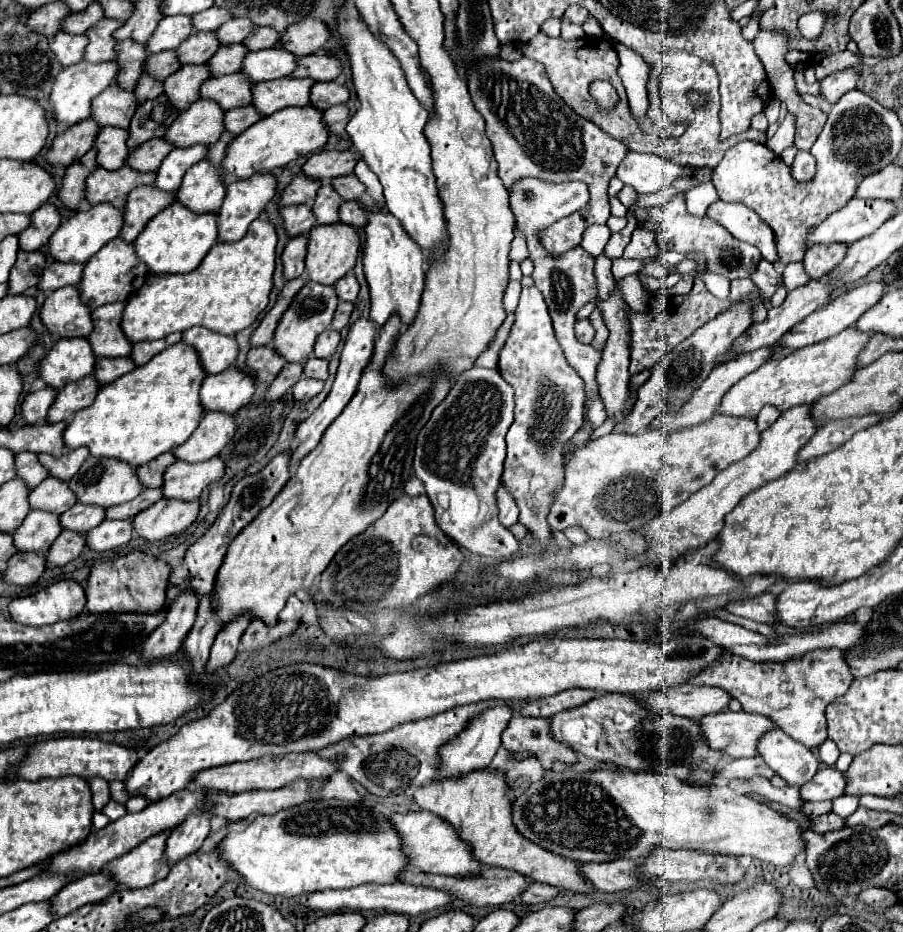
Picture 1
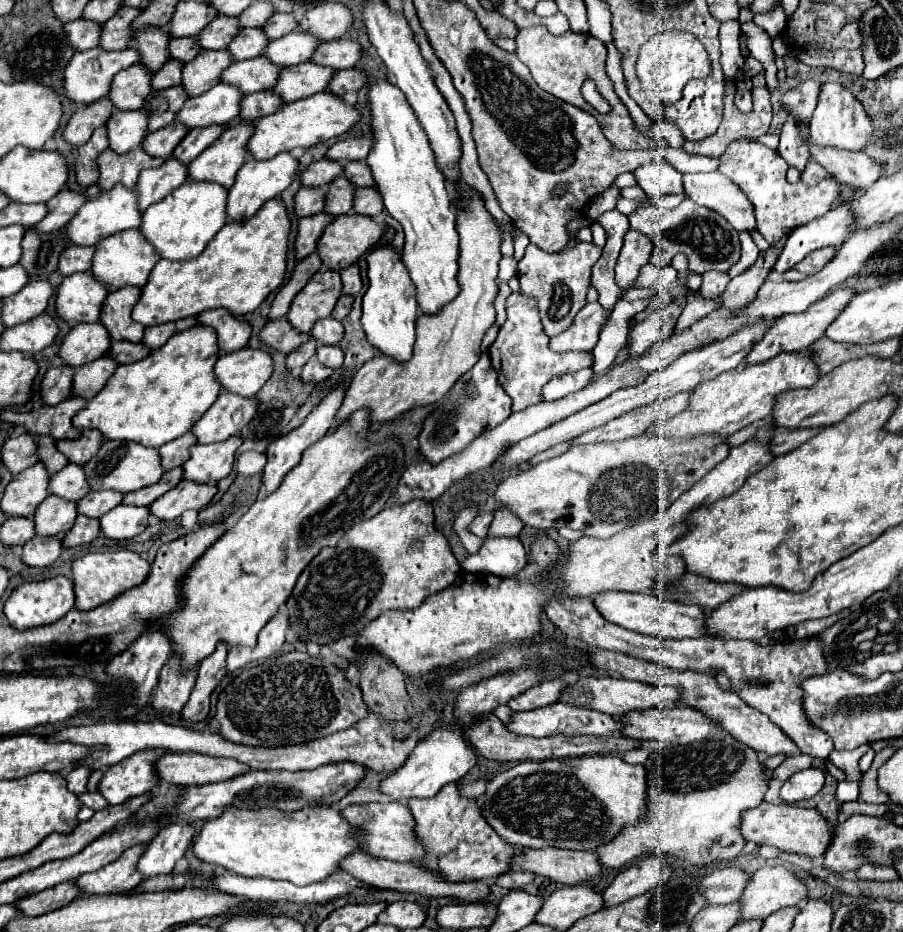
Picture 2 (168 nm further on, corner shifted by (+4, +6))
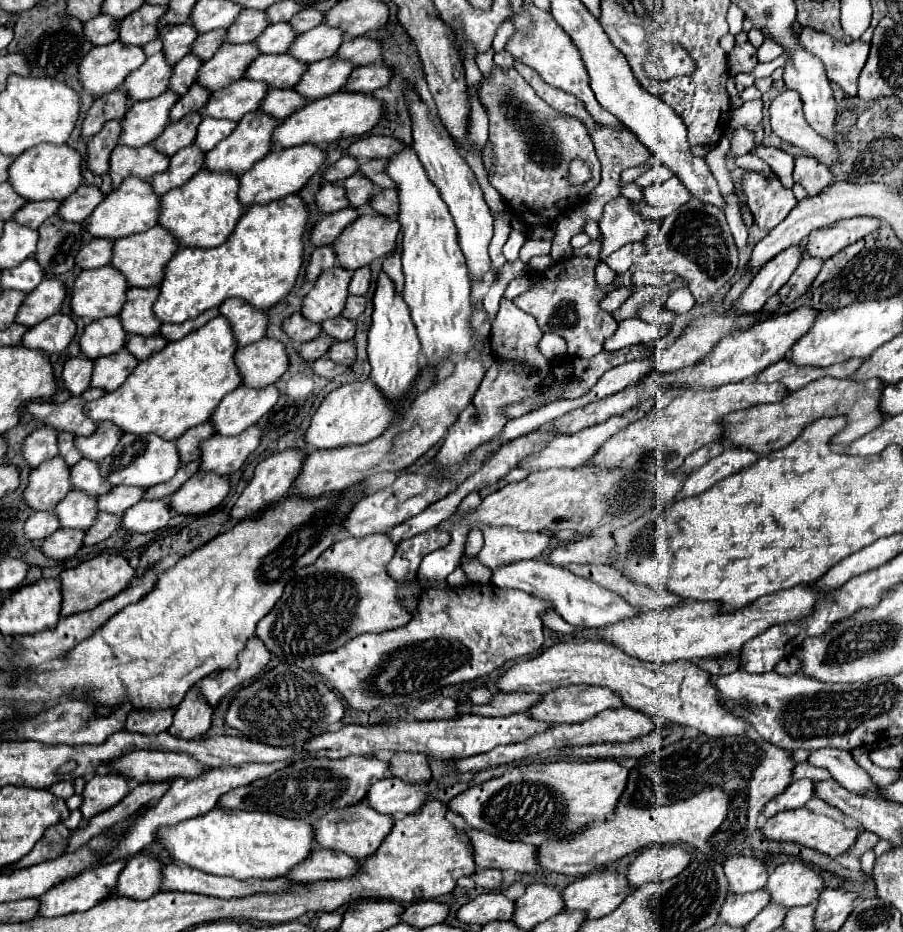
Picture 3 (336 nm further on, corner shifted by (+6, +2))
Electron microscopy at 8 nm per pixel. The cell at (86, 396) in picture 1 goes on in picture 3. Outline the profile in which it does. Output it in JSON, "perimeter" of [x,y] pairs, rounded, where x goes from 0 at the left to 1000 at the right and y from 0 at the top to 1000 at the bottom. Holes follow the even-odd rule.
{"perimeter":[[[134,374],[127,381],[105,385],[101,415],[110,415],[110,417],[116,417],[116,420],[127,420],[147,400],[152,389],[154,387],[141,374]]]}

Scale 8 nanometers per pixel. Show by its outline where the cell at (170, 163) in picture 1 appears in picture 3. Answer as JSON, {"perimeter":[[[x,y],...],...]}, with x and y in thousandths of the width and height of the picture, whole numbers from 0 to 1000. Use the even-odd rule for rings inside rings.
{"perimeter":[[[225,126],[216,153],[220,156],[223,162],[234,162],[243,151],[247,151],[249,147],[254,147],[258,143],[258,138],[262,136],[260,130],[251,130],[251,128],[236,128],[236,126]]]}

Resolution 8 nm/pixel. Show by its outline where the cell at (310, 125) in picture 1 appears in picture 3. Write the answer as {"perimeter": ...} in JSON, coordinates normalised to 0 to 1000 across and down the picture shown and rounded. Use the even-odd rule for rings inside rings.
{"perimeter":[[[373,98],[364,104],[349,106],[340,115],[327,119],[322,126],[313,130],[311,136],[305,138],[302,143],[302,153],[311,158],[329,158],[336,153],[369,153],[389,145],[402,145],[409,143],[424,126],[426,113],[424,108],[415,106],[413,102],[404,100],[389,100],[389,98]]]}

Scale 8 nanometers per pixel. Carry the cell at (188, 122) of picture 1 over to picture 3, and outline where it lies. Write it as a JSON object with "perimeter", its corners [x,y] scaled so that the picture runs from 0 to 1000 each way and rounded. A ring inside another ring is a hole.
{"perimeter":[[[265,85],[265,87],[256,89],[254,93],[238,98],[234,102],[231,111],[220,121],[229,123],[229,126],[240,126],[240,128],[265,130],[271,121],[287,117],[296,98],[298,98],[298,93],[291,87]]]}

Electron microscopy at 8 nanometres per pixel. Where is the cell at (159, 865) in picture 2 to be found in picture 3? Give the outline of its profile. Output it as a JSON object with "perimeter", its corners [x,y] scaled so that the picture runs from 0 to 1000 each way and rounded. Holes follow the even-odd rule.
{"perimeter":[[[150,917],[134,932],[125,960],[152,967],[167,962],[176,954],[176,924],[163,917]]]}

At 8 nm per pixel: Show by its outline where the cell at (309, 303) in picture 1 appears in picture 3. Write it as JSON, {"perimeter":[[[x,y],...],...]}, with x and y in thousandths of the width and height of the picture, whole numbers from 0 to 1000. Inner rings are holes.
{"perimeter":[[[367,286],[358,291],[347,306],[347,310],[338,317],[333,336],[347,347],[355,347],[360,342],[369,342],[378,338],[384,323],[384,308],[391,297],[391,291],[380,286]]]}

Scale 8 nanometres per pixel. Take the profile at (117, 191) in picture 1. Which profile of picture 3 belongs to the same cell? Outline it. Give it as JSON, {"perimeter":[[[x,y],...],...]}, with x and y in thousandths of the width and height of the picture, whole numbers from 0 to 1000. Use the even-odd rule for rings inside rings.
{"perimeter":[[[130,156],[123,164],[121,188],[125,192],[125,203],[130,203],[138,190],[169,190],[172,186],[181,186],[187,179],[187,168],[176,164],[169,156],[158,156],[154,160]]]}

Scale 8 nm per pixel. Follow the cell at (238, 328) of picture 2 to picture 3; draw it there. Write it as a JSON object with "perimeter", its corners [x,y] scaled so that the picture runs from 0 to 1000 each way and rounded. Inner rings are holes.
{"perimeter":[[[265,319],[251,321],[245,329],[243,336],[256,344],[260,364],[265,370],[282,368],[293,362],[296,351],[298,351],[298,338],[289,332],[282,332],[274,323]]]}

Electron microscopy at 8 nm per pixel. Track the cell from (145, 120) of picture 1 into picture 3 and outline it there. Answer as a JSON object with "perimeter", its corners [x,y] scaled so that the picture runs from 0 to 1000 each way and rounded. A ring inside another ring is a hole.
{"perimeter":[[[220,89],[212,91],[212,95],[207,98],[207,102],[203,102],[192,113],[192,117],[189,117],[189,130],[196,130],[196,128],[200,128],[200,126],[205,126],[205,123],[209,123],[214,119],[223,119],[229,113],[231,104],[234,104],[234,98],[231,95],[227,95]]]}

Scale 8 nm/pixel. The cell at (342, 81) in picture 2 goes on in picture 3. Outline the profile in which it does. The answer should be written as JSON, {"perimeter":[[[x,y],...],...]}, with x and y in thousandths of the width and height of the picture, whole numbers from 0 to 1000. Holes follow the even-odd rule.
{"perimeter":[[[413,68],[404,72],[393,72],[384,87],[384,98],[400,98],[400,100],[413,100],[415,95],[426,93],[435,83],[435,76],[426,68]]]}

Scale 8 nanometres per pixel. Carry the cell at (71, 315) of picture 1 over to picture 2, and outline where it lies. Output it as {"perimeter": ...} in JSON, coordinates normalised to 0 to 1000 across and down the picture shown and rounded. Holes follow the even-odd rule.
{"perimeter":[[[99,291],[81,293],[72,297],[63,310],[61,321],[63,340],[74,344],[76,349],[107,347],[116,319],[118,319],[116,306],[105,302]]]}

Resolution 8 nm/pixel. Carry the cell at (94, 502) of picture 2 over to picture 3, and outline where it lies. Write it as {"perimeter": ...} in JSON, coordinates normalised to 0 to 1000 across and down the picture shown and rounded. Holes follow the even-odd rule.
{"perimeter":[[[130,520],[125,523],[118,531],[110,533],[110,546],[121,548],[127,553],[136,553],[143,544],[154,540],[161,531],[161,523],[141,523],[141,520]]]}

